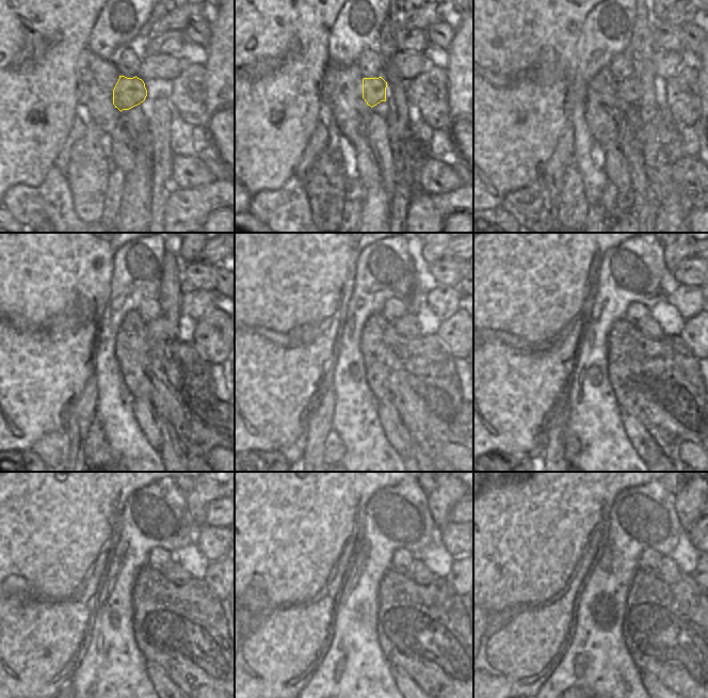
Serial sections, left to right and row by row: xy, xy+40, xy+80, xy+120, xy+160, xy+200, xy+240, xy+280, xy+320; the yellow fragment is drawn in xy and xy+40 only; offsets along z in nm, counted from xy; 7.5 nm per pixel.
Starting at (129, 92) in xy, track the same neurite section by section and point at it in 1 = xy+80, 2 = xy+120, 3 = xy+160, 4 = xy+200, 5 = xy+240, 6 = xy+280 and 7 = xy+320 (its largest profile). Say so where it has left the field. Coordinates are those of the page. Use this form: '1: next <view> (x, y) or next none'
1: next xy+80 (630, 89)
2: next xy+120 (160, 329)
3: next xy+160 (407, 326)
4: next xy+200 (646, 324)
5: next xy+240 (173, 571)
6: next xy+280 (417, 571)
7: next xy+320 (668, 571)

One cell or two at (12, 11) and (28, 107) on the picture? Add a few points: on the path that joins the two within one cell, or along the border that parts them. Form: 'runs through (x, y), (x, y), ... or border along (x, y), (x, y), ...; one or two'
runs through (25, 35), (35, 45), (41, 64), (28, 82); one

